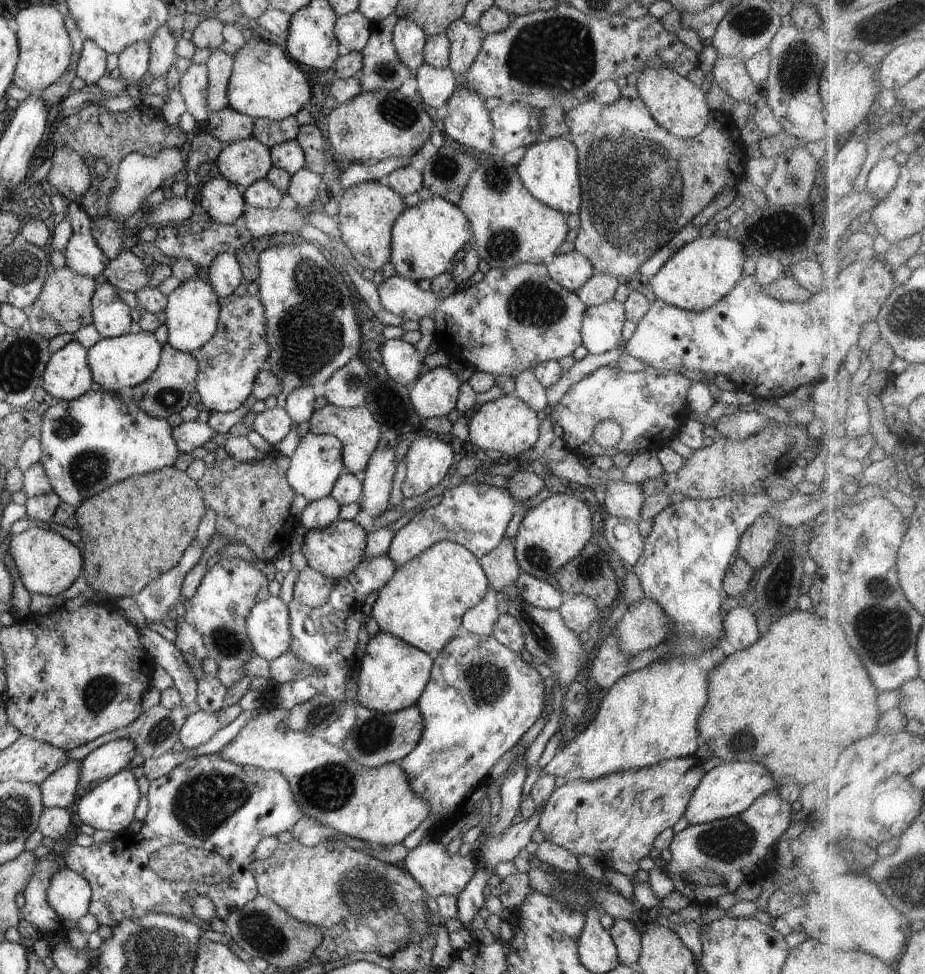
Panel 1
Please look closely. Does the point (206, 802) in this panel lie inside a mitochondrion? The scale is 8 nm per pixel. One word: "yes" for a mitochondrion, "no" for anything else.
yes

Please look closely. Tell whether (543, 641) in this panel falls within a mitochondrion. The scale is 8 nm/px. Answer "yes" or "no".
yes

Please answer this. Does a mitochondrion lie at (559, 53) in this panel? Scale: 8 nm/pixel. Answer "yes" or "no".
yes

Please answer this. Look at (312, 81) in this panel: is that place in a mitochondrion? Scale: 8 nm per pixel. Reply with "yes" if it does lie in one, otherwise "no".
no

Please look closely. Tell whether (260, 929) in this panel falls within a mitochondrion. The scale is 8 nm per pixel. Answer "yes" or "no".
yes

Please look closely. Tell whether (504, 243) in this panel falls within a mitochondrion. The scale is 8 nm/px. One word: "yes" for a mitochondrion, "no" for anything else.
yes

